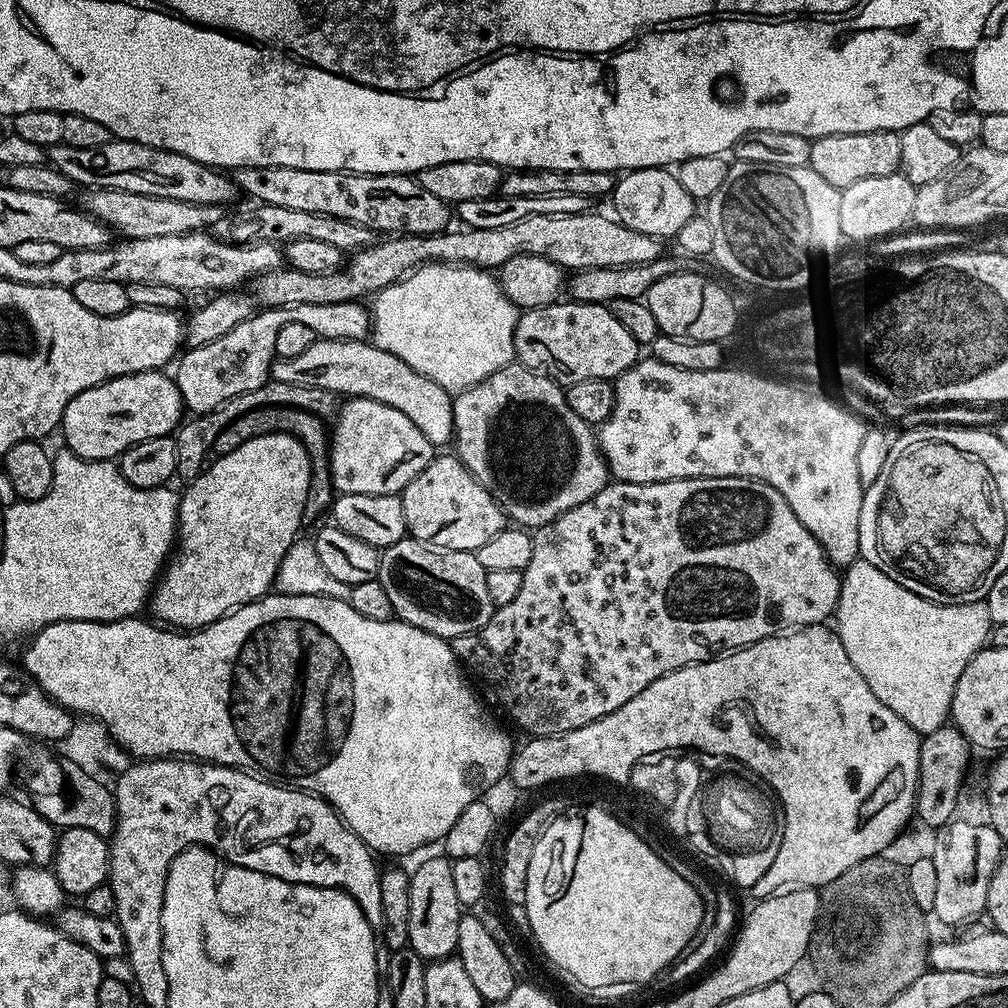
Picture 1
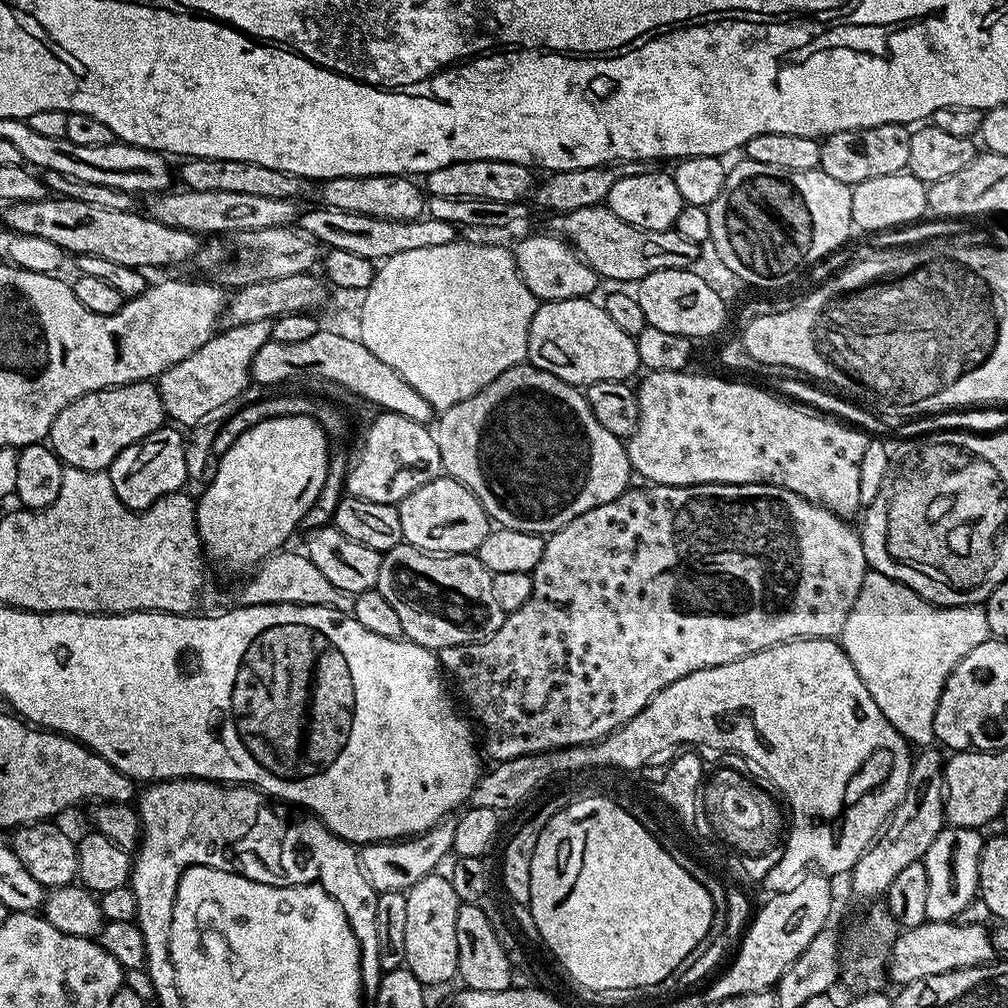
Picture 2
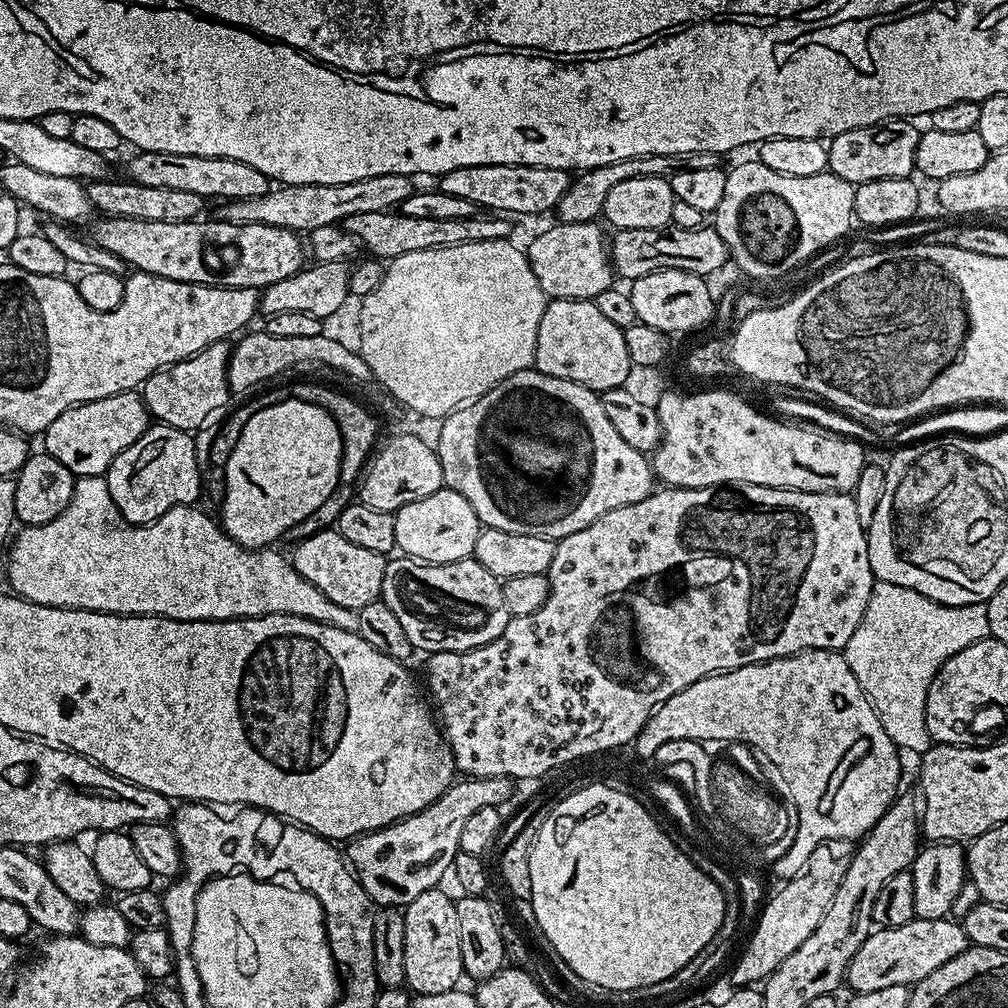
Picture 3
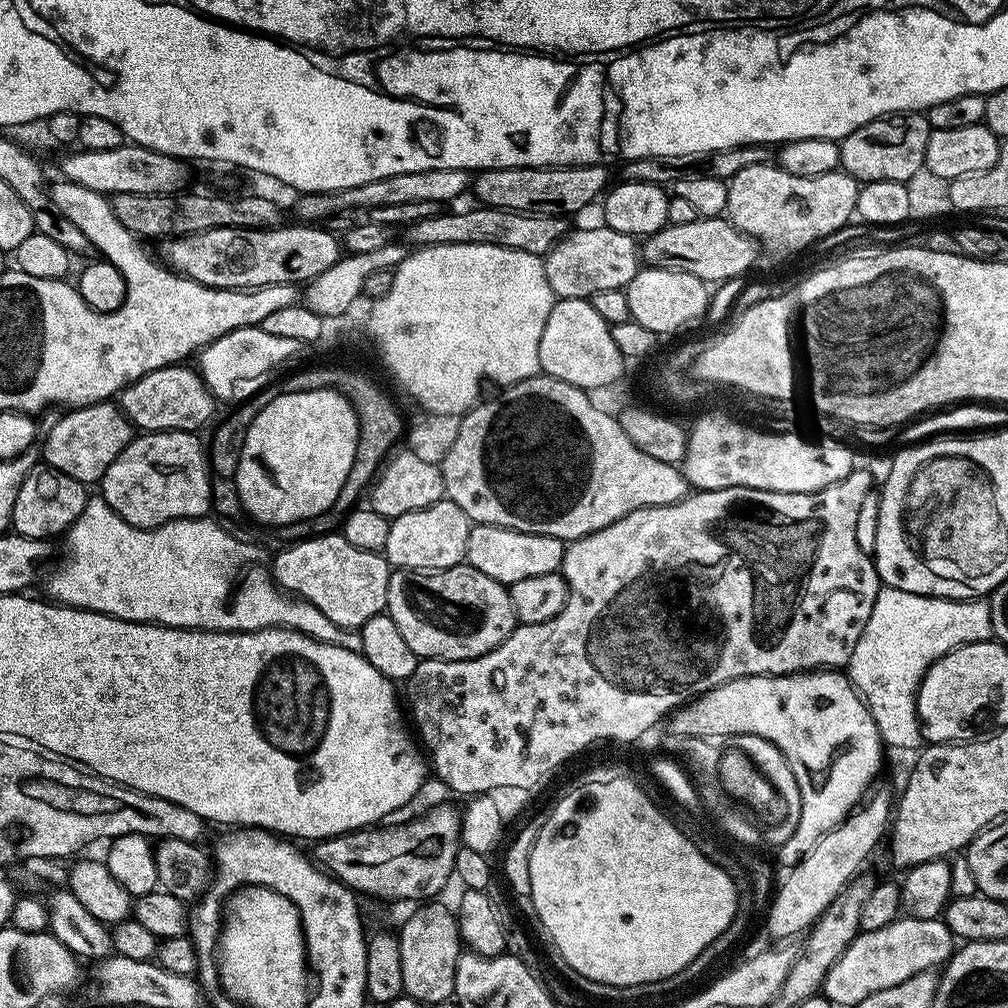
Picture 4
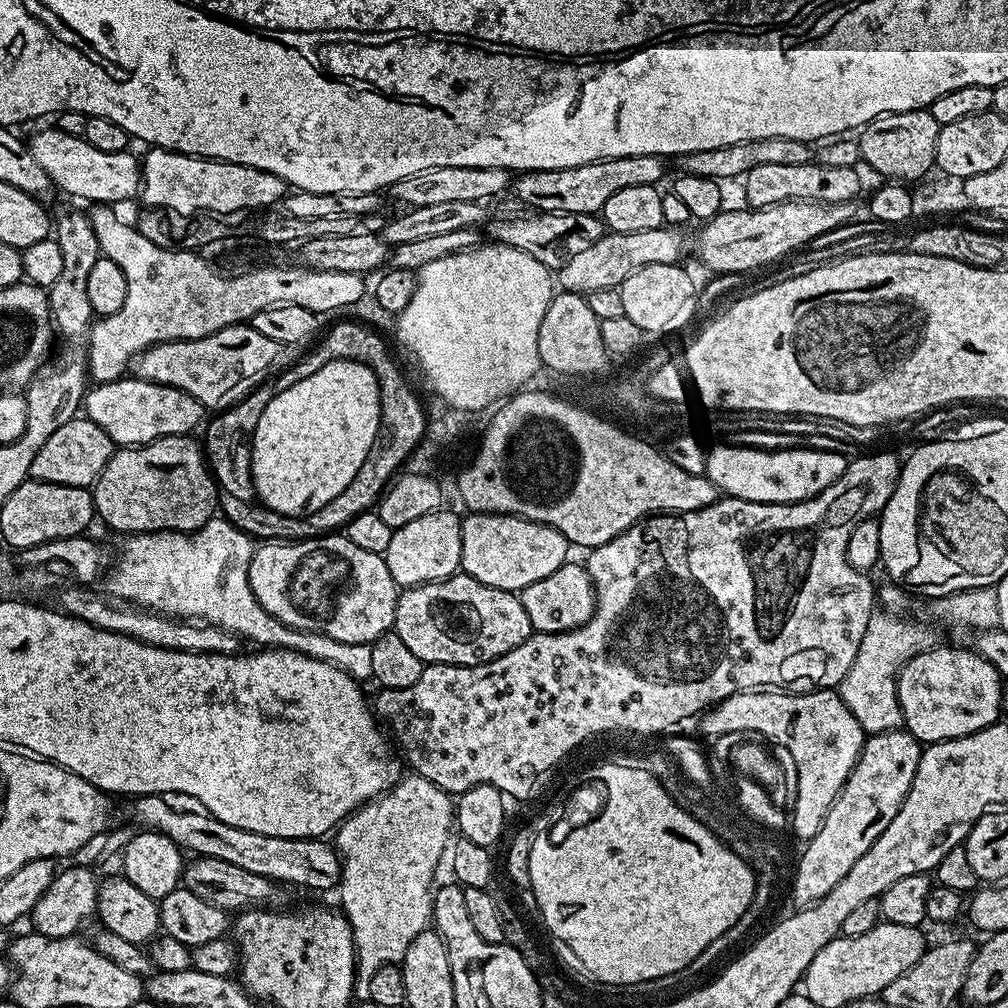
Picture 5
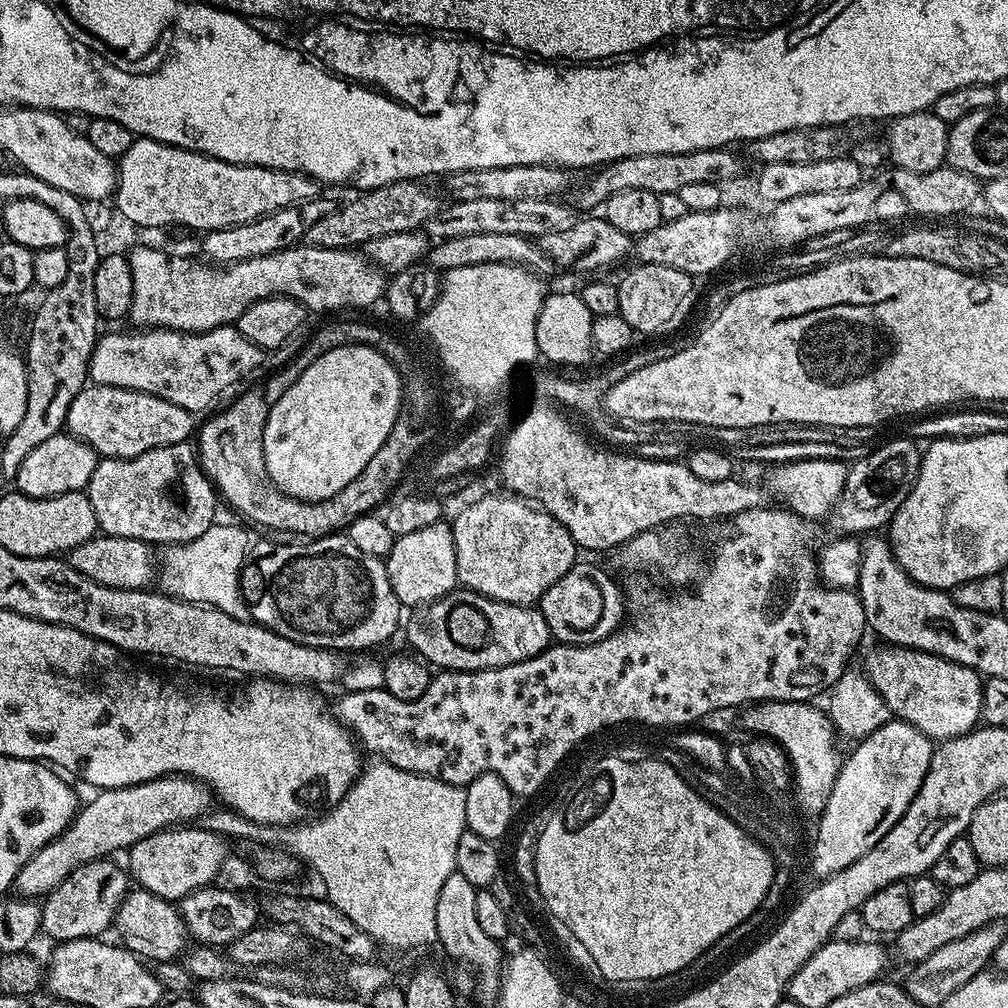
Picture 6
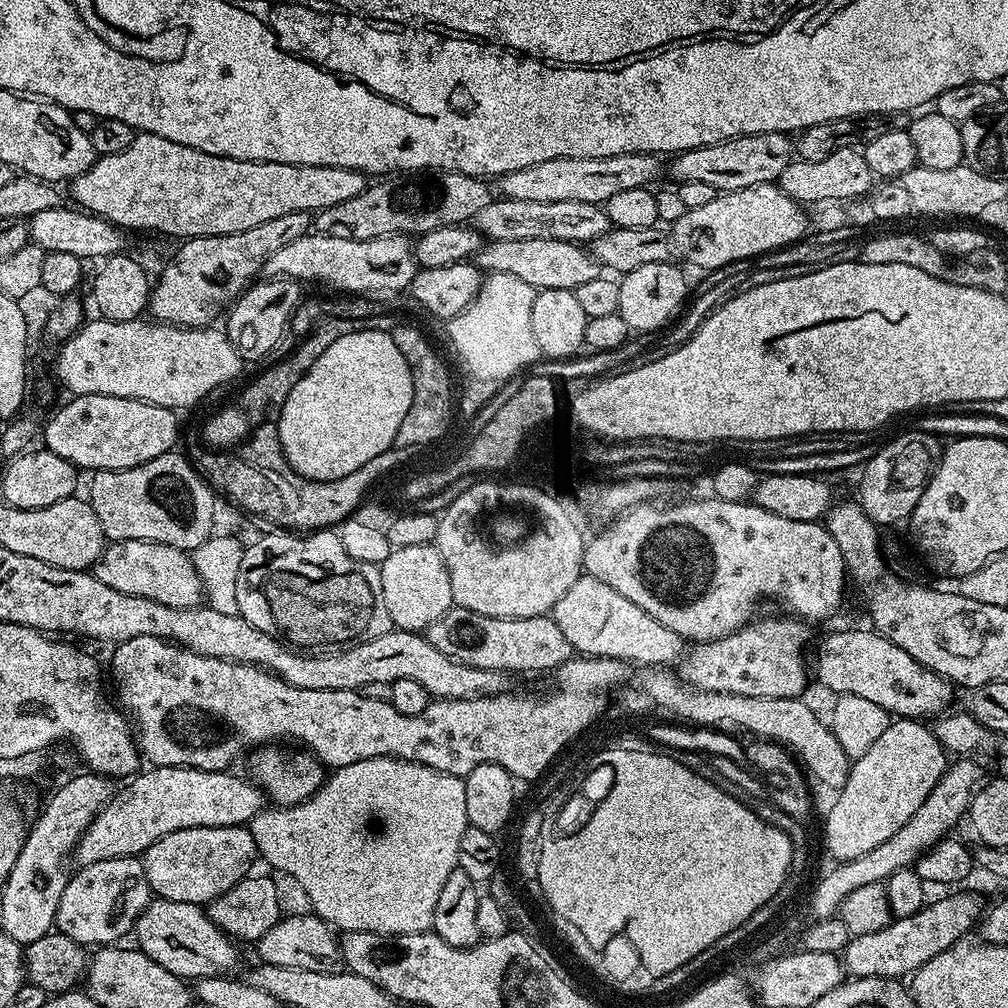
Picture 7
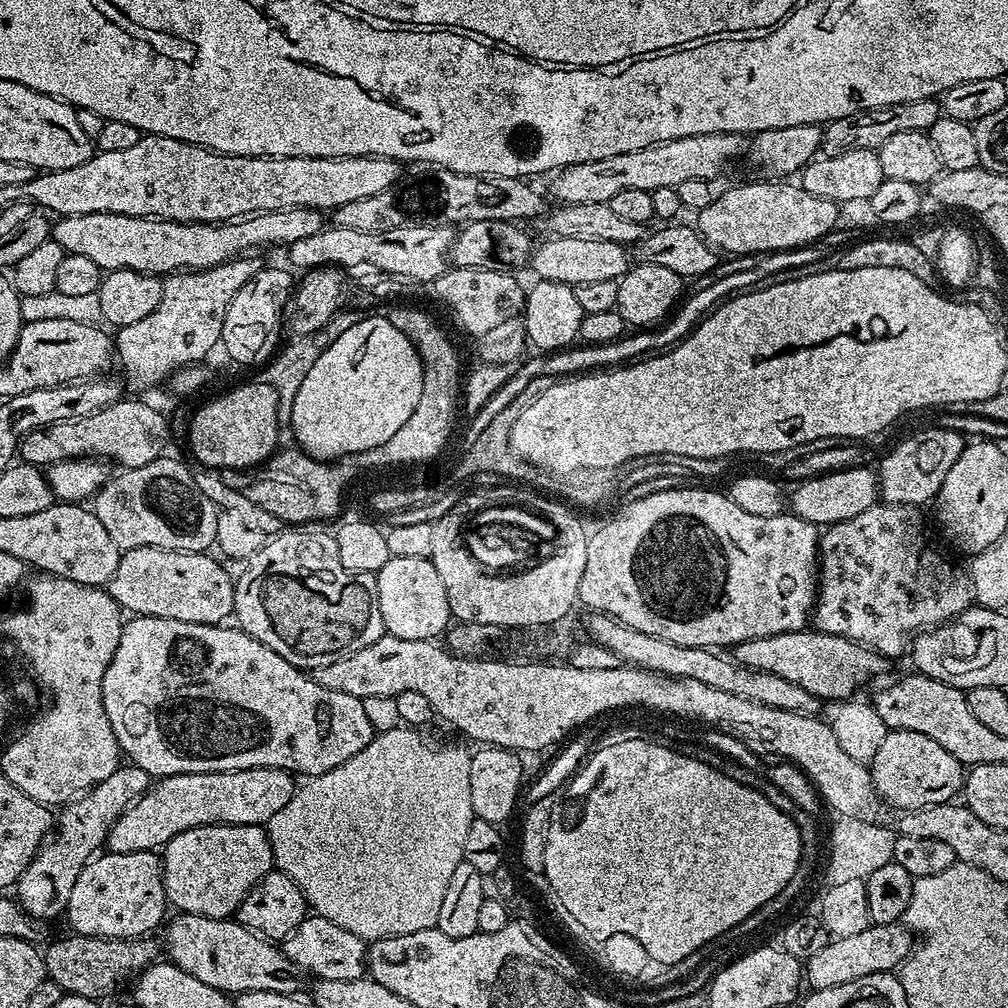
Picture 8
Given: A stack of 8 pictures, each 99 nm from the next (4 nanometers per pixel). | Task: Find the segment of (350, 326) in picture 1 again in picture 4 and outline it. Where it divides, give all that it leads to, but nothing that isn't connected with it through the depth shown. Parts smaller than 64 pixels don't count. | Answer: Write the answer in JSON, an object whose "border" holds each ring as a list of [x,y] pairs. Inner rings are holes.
{"border":[[[183,363],[168,364],[164,368],[154,370],[142,378],[138,378],[128,388],[124,389],[118,397],[118,407],[124,417],[132,423],[133,429],[141,433],[146,432],[195,432],[213,419],[212,411],[218,407],[212,392],[204,384],[199,371],[195,367],[184,368]]]}

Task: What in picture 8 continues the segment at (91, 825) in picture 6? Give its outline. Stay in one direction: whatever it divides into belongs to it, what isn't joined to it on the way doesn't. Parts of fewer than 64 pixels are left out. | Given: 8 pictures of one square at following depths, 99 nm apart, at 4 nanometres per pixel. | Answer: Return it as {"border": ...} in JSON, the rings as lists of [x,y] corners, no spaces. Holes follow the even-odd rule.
{"border":[[[251,768],[250,770],[234,770],[233,772],[187,772],[186,774],[178,774],[177,776],[165,776],[157,779],[155,783],[149,787],[144,795],[139,796],[129,808],[127,808],[121,816],[116,819],[114,826],[108,831],[108,839],[106,841],[107,851],[110,852],[150,852],[153,850],[163,849],[164,845],[170,842],[170,838],[174,838],[178,834],[182,834],[191,828],[201,828],[207,824],[259,824],[267,825],[270,818],[274,818],[274,814],[278,814],[278,810],[282,810],[282,806],[286,806],[286,802],[290,802],[290,798],[295,794],[298,784],[294,779],[293,773],[288,772],[285,768]]]}

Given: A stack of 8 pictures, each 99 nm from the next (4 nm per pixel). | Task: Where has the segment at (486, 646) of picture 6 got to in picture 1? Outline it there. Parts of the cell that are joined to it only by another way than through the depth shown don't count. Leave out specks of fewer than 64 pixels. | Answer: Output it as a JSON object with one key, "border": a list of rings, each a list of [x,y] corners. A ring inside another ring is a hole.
{"border":[[[405,538],[381,551],[378,578],[399,619],[450,642],[455,636],[478,633],[490,622],[494,609],[486,587],[487,573],[475,552],[446,552]]]}

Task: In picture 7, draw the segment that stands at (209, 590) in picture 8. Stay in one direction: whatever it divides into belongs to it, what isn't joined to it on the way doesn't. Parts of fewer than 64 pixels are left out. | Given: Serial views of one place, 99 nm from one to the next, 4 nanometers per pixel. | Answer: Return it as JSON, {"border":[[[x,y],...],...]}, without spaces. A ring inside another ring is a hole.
{"border":[[[114,540],[90,569],[98,582],[106,582],[110,590],[150,598],[164,606],[199,608],[206,596],[204,580],[198,574],[191,555],[185,549],[149,540]]]}

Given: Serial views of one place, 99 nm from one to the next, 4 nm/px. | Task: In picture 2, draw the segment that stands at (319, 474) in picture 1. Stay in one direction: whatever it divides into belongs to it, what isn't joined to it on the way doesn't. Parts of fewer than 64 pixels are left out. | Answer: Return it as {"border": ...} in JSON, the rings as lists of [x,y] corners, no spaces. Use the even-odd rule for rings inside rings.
{"border":[[[268,394],[261,400],[245,403],[228,421],[225,419],[221,423],[220,429],[213,438],[212,456],[216,458],[224,456],[226,450],[230,450],[230,446],[234,446],[237,438],[242,434],[246,434],[246,430],[250,430],[250,426],[254,426],[263,420],[268,420],[272,416],[309,416],[314,418],[314,422],[318,422],[322,426],[322,430],[328,439],[328,473],[326,474],[326,482],[322,486],[322,491],[318,493],[318,498],[314,498],[314,506],[310,510],[306,510],[304,515],[303,527],[305,529],[308,528],[308,530],[315,530],[317,528],[327,528],[335,521],[338,502],[343,500],[346,495],[348,469],[350,467],[350,456],[348,460],[348,420],[344,417],[347,415],[337,408],[334,403],[312,395],[299,395],[270,396]]]}

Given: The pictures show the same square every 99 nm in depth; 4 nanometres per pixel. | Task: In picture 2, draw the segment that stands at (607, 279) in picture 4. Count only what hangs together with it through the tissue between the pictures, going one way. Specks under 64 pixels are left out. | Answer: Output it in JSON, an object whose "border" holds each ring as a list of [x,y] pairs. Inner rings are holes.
{"border":[[[555,235],[524,236],[514,245],[518,274],[526,289],[540,302],[549,300],[582,300],[593,295],[598,277],[594,269],[576,253],[567,240]]]}

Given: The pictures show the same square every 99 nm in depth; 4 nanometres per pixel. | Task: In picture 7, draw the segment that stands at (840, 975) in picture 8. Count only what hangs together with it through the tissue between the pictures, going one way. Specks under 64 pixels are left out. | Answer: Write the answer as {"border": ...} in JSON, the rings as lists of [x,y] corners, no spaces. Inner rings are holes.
{"border":[[[962,890],[953,891],[952,893],[956,892],[953,896],[944,896],[941,900],[934,901],[933,904],[932,901],[925,903],[924,908],[918,910],[918,914],[910,914],[910,918],[902,918],[901,920],[893,918],[889,924],[882,926],[882,930],[878,930],[874,934],[851,937],[842,953],[845,973],[852,978],[857,976],[882,976],[885,980],[908,978],[919,968],[926,966],[926,962],[930,962],[934,958],[938,958],[938,954],[950,950],[952,945],[965,939],[971,933],[968,931],[975,926],[976,919],[978,919],[978,924],[982,916],[979,898],[972,892],[958,891]]]}

